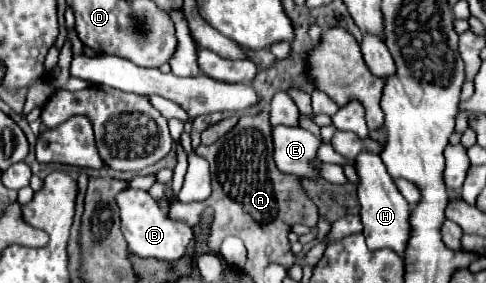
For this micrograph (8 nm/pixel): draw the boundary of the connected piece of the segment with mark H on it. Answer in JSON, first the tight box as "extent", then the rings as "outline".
{"extent":[356,153,410,255],"outline":[[[360,153],[356,159],[356,171],[360,175],[360,185],[358,185],[358,199],[360,199],[360,219],[364,225],[362,235],[366,237],[368,249],[394,249],[398,255],[404,255],[404,247],[408,241],[410,225],[410,205],[406,199],[400,195],[396,189],[392,177],[388,175],[380,155],[372,153]]]}

